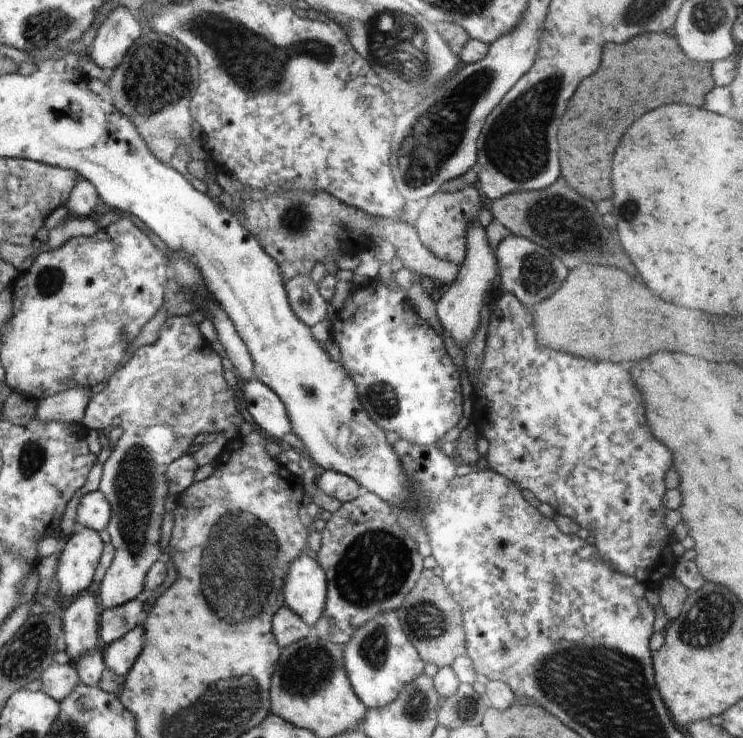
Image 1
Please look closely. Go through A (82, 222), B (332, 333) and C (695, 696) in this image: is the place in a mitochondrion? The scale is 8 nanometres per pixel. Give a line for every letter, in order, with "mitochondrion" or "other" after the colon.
A: other
B: other
C: other

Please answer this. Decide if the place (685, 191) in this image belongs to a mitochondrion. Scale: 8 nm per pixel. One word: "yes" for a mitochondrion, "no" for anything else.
no

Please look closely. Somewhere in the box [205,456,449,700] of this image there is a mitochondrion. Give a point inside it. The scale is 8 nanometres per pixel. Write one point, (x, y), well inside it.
(366, 574)

